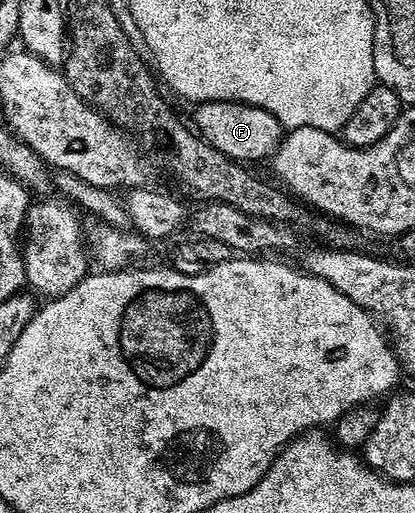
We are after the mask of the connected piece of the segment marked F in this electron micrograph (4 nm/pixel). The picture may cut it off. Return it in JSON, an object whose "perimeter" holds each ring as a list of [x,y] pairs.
{"perimeter":[[[203,102],[196,110],[196,133],[229,158],[250,158],[253,162],[260,158],[268,159],[275,153],[283,137],[283,127],[274,114],[258,106],[249,106],[246,102]]]}

